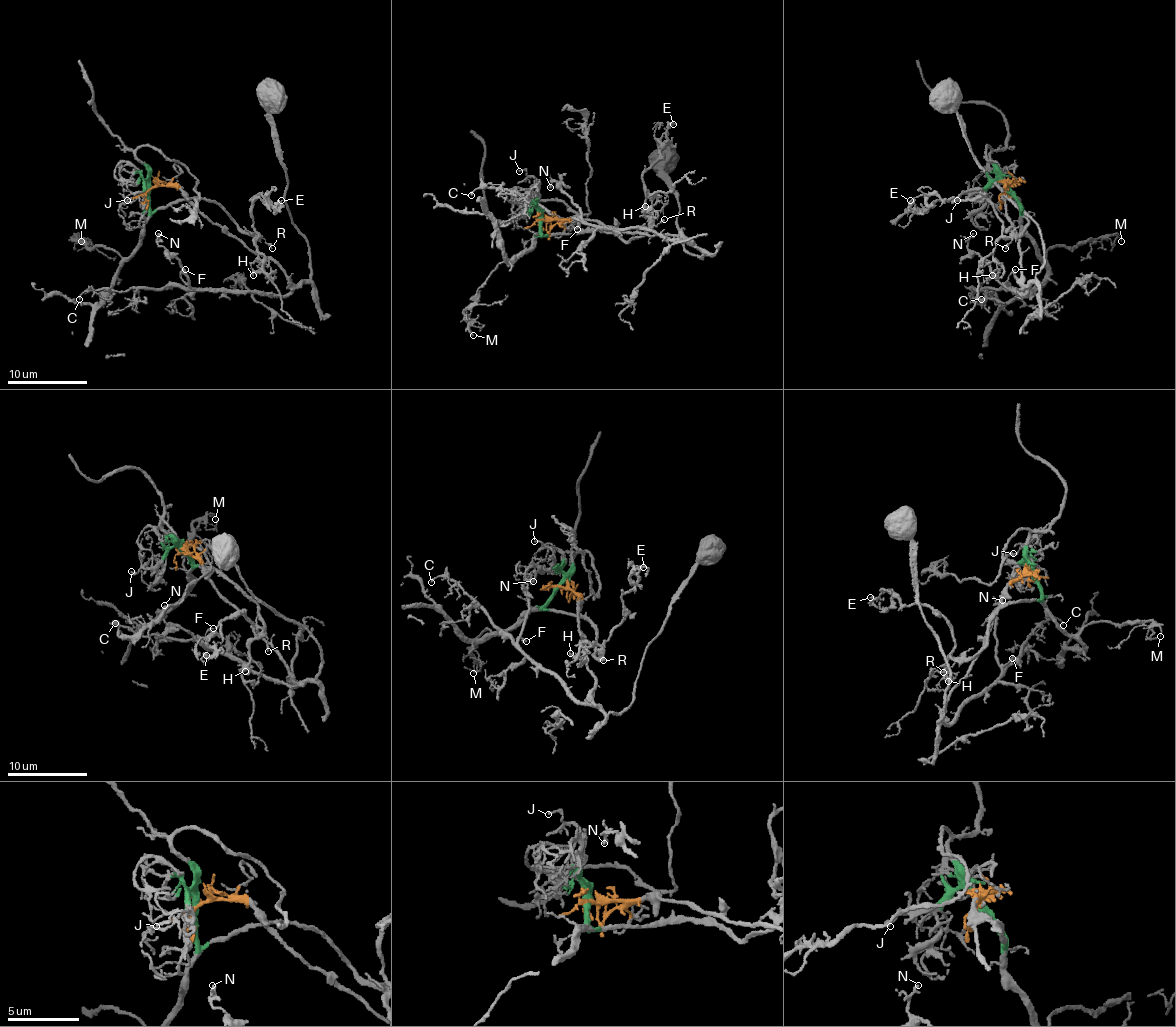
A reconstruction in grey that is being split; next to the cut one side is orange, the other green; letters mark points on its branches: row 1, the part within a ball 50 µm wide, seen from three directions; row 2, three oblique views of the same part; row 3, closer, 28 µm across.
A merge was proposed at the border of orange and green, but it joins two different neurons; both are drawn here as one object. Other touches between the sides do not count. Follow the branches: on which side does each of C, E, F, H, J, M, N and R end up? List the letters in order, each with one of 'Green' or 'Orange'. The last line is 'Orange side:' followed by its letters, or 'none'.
C: Orange
E: Green
F: Orange
H: Green
J: Green
M: Green
N: Orange
R: Green
Orange side: C, F, N

